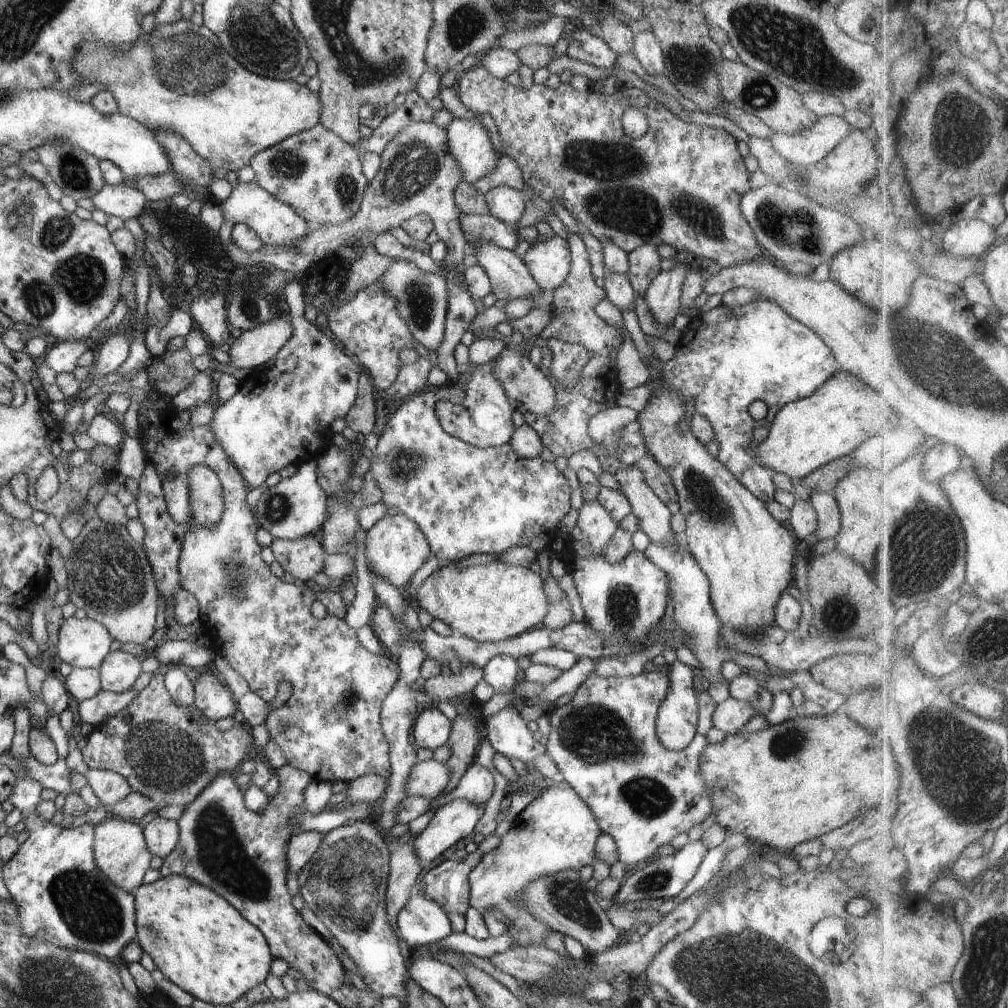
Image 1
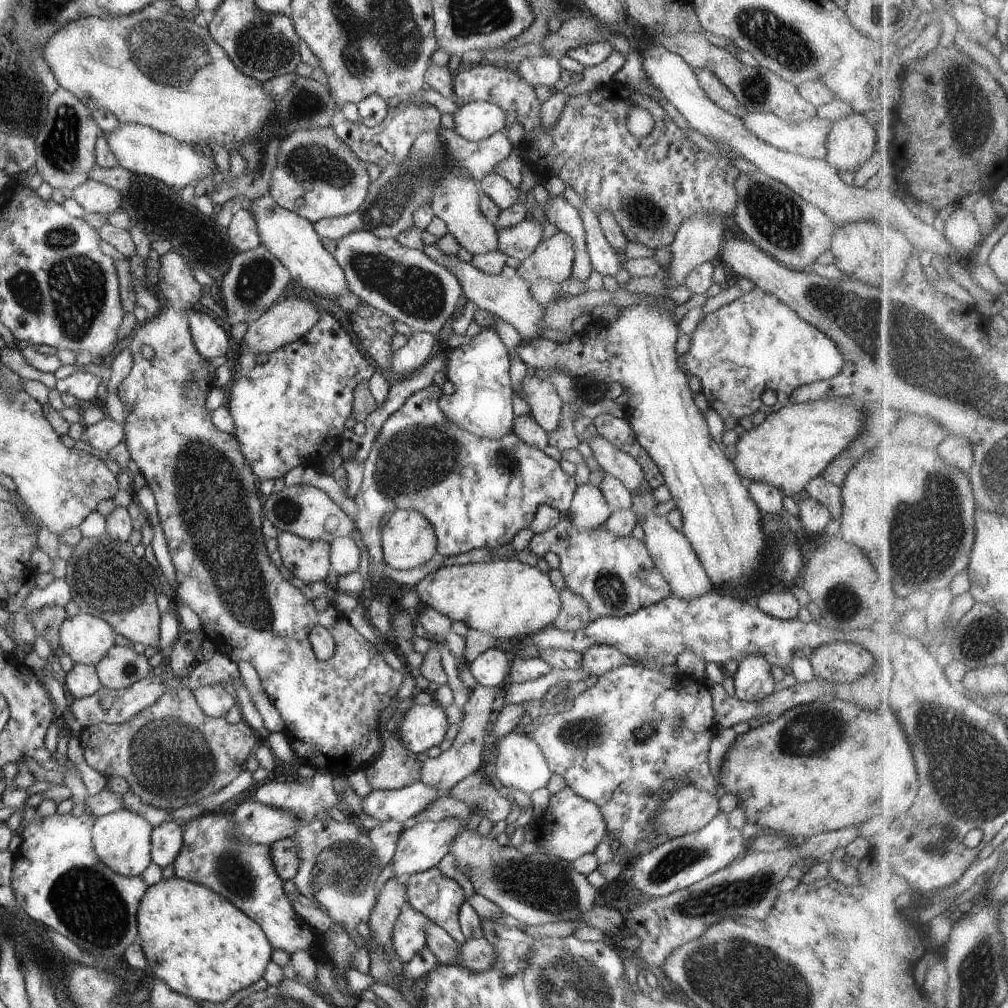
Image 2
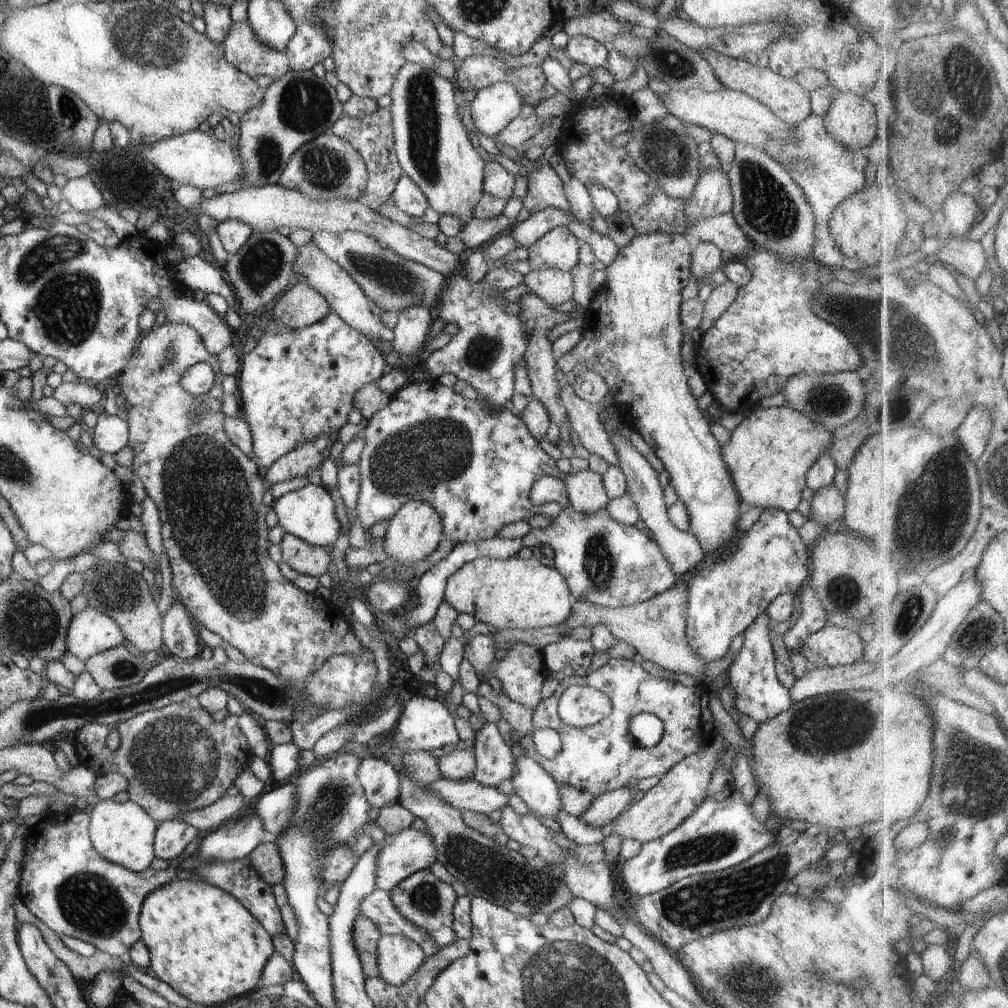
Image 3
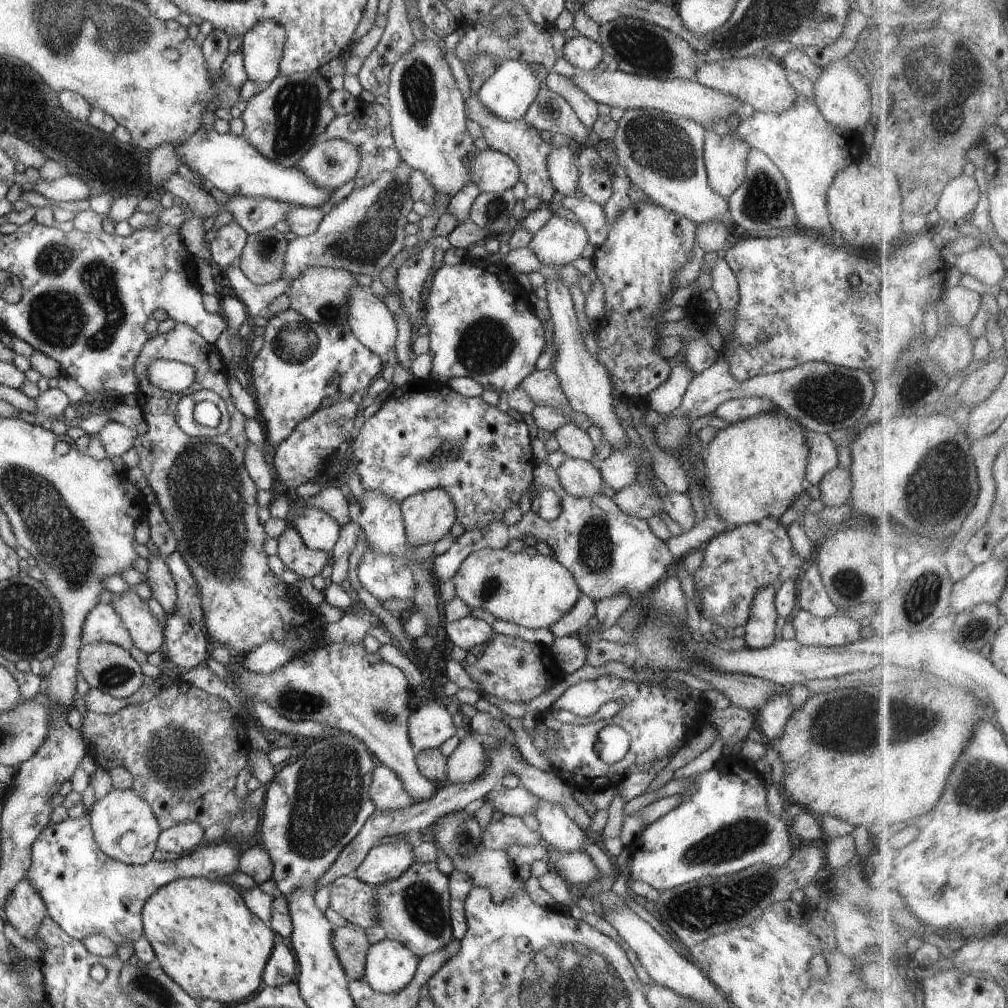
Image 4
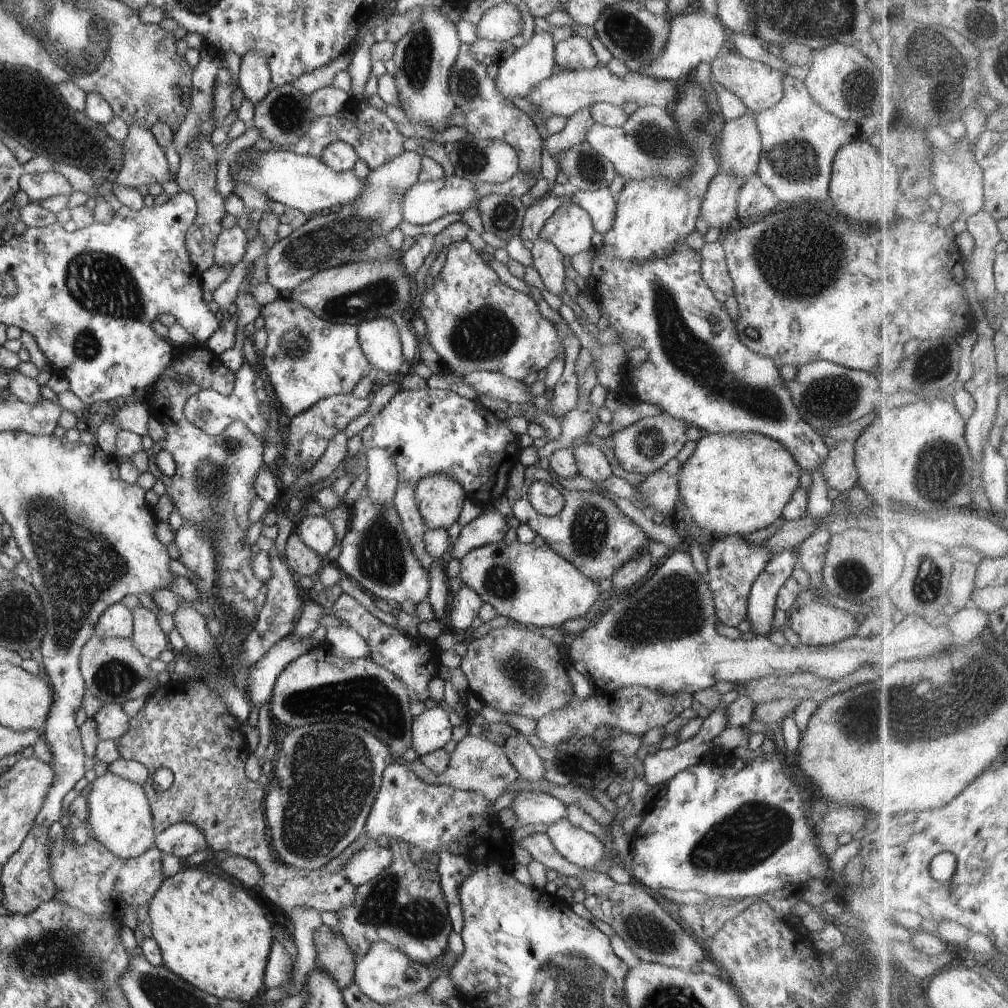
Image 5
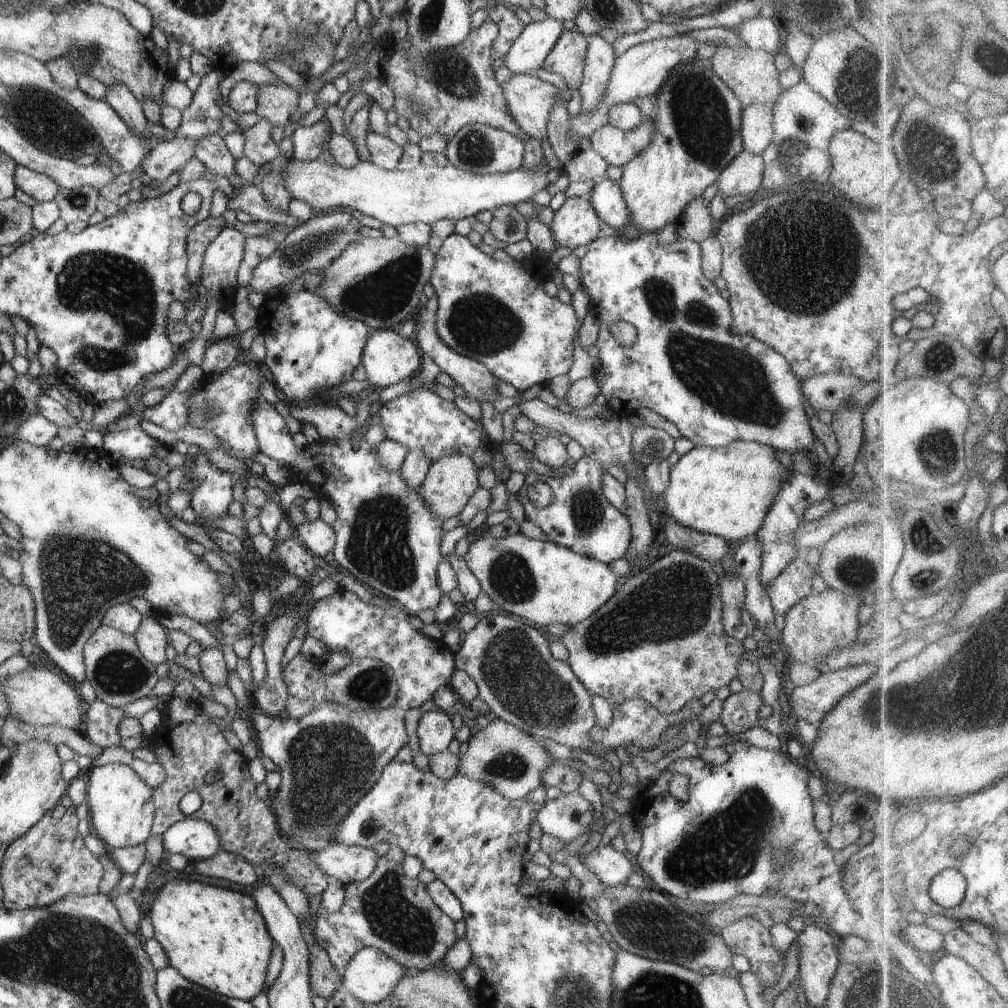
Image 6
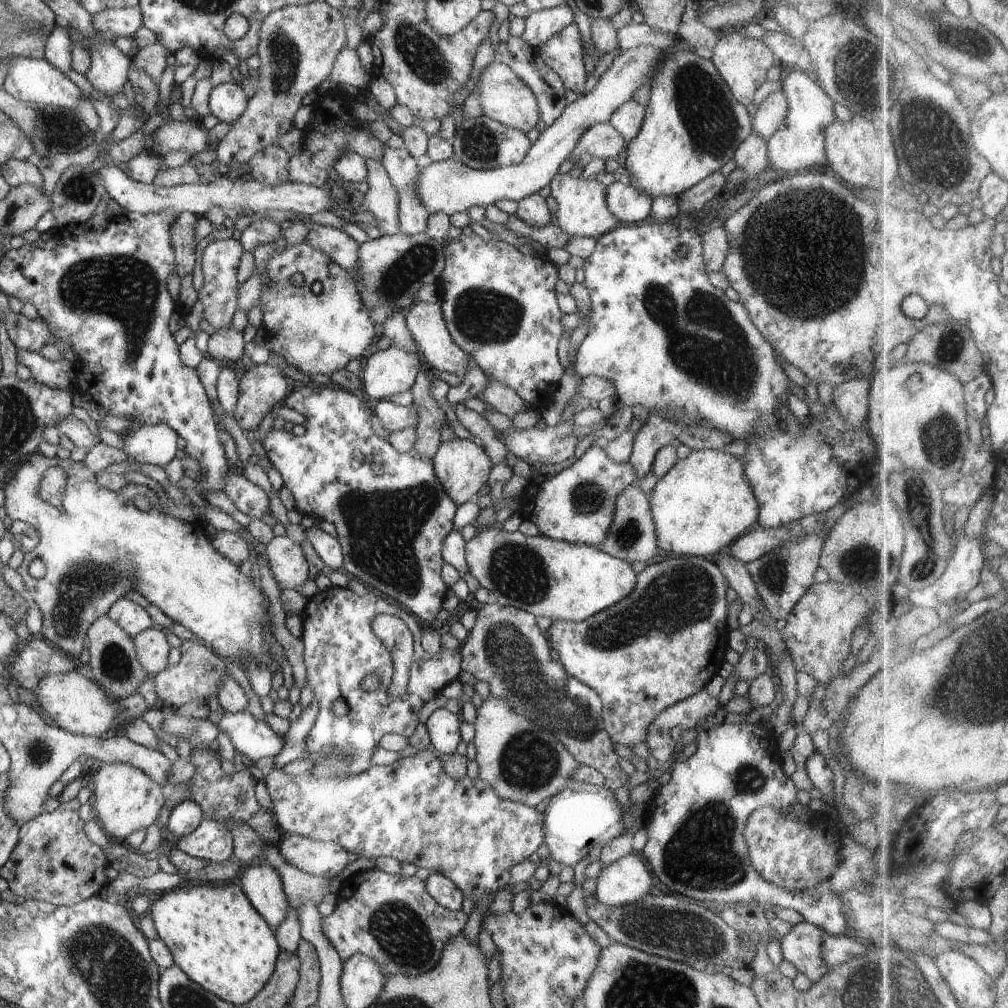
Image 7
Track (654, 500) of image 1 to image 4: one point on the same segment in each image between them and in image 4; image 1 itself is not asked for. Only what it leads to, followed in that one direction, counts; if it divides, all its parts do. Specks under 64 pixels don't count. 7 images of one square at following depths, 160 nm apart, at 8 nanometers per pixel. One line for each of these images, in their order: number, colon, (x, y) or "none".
2: (620, 465)
3: (584, 417)
4: (544, 387)

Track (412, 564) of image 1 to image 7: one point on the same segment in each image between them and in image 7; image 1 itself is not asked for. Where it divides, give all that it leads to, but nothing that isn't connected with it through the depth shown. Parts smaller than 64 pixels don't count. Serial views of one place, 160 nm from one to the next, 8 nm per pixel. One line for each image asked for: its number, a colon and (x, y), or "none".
2: (408, 540)
3: (414, 532)
4: (428, 516)
5: (440, 499)
6: (450, 482)
7: (462, 467)

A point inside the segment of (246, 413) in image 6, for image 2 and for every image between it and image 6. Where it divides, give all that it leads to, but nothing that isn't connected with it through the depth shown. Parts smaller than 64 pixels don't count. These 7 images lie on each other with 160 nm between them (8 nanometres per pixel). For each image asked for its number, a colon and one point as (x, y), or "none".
2: (209, 506)
3: (209, 492)
4: (205, 493)
5: (213, 488)

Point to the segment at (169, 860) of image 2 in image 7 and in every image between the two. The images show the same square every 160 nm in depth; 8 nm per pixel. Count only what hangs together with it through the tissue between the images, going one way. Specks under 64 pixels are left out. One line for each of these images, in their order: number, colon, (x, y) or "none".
3: (172, 838)
4: (184, 837)
5: (182, 839)
6: (196, 839)
7: (212, 841)

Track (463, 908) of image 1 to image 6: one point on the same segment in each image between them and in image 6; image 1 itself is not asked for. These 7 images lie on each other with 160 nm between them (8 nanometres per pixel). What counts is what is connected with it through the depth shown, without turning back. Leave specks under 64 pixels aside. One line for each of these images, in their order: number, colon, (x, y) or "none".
2: (438, 897)
3: (428, 902)
4: (414, 909)
5: (404, 905)
6: (389, 911)

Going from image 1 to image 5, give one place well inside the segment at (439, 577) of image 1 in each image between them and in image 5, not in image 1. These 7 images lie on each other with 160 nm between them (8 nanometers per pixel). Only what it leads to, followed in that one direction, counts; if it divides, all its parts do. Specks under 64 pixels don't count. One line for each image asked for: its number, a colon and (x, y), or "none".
2: (505, 598)
3: (514, 593)
4: (536, 592)
5: (530, 584)

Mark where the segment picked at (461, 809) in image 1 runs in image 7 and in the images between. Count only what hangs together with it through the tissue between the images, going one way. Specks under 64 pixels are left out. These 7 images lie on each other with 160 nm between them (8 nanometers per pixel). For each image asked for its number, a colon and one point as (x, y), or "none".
2: (421, 847)
3: (402, 854)
4: (387, 862)
5: (364, 865)
6: (350, 864)
7: (325, 859)

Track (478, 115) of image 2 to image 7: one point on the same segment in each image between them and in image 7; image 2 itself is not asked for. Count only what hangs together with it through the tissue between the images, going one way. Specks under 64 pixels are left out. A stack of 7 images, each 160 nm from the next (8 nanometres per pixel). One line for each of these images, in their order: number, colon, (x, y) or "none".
3: (493, 108)
4: (507, 93)
5: (526, 66)
6: (528, 52)
7: (540, 26)

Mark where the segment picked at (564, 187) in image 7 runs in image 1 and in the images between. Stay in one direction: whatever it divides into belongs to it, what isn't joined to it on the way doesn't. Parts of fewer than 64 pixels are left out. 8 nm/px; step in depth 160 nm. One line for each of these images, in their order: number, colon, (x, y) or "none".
1: (549, 262)
2: (552, 260)
3: (558, 249)
4: (563, 238)
5: (570, 229)
6: (575, 223)

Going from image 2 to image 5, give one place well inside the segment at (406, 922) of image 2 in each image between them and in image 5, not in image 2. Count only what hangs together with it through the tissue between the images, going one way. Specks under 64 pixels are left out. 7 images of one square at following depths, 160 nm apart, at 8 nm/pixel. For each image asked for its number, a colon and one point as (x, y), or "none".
3: (398, 957)
4: (390, 966)
5: (384, 974)

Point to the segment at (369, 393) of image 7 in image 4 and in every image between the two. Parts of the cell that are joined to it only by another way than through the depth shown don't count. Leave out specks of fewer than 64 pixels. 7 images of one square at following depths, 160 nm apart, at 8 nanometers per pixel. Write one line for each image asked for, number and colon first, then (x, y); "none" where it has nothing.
4: (373, 324)
5: (379, 338)
6: (387, 357)

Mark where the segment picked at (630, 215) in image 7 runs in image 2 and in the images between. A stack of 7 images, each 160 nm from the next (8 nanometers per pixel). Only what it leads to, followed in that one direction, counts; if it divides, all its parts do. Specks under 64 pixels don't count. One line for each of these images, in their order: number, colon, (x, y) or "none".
2: (519, 241)
3: (525, 234)
4: (590, 214)
5: (601, 205)
6: (606, 197)

